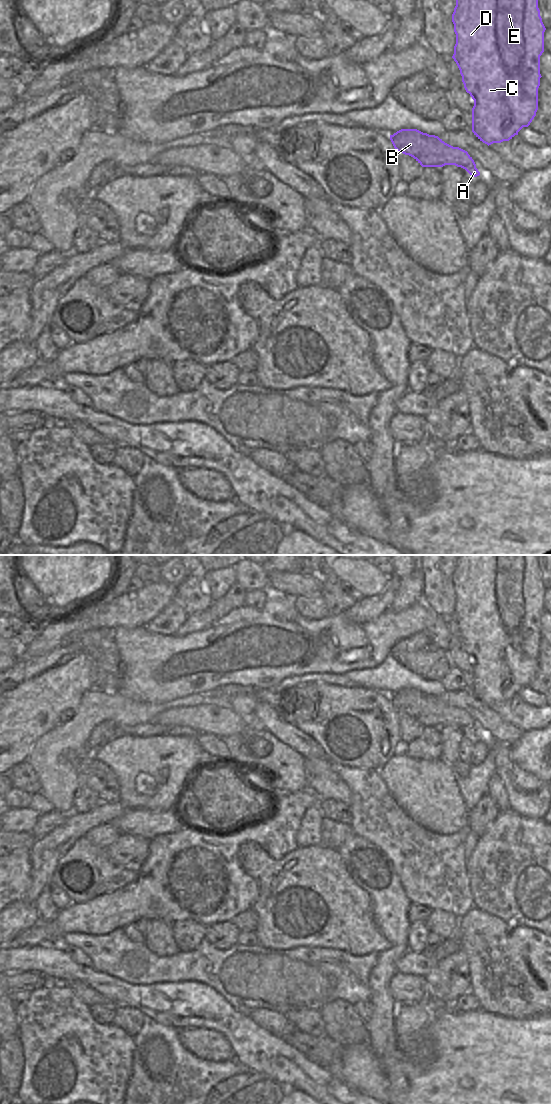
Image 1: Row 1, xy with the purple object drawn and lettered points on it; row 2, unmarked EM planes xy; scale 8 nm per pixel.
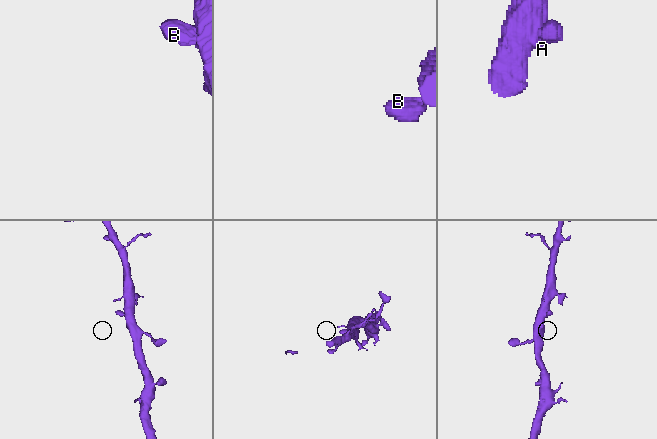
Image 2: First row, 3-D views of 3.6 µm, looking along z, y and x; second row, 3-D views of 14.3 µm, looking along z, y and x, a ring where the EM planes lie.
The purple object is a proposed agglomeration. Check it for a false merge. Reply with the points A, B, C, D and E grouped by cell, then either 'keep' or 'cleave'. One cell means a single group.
A B C D E | keep

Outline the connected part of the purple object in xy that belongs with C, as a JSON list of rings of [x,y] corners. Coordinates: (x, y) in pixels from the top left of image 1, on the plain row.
[[[455,555],[456,566],[452,574],[452,582],[454,584],[454,592],[456,594],[456,604],[454,606],[454,614],[452,618],[456,622],[462,642],[467,653],[474,660],[472,668],[472,692],[483,703],[488,706],[493,703],[501,703],[509,701],[523,687],[528,687],[538,670],[538,648],[540,646],[540,616],[544,612],[544,592],[546,590],[540,570],[538,568],[538,558],[536,555]]]

